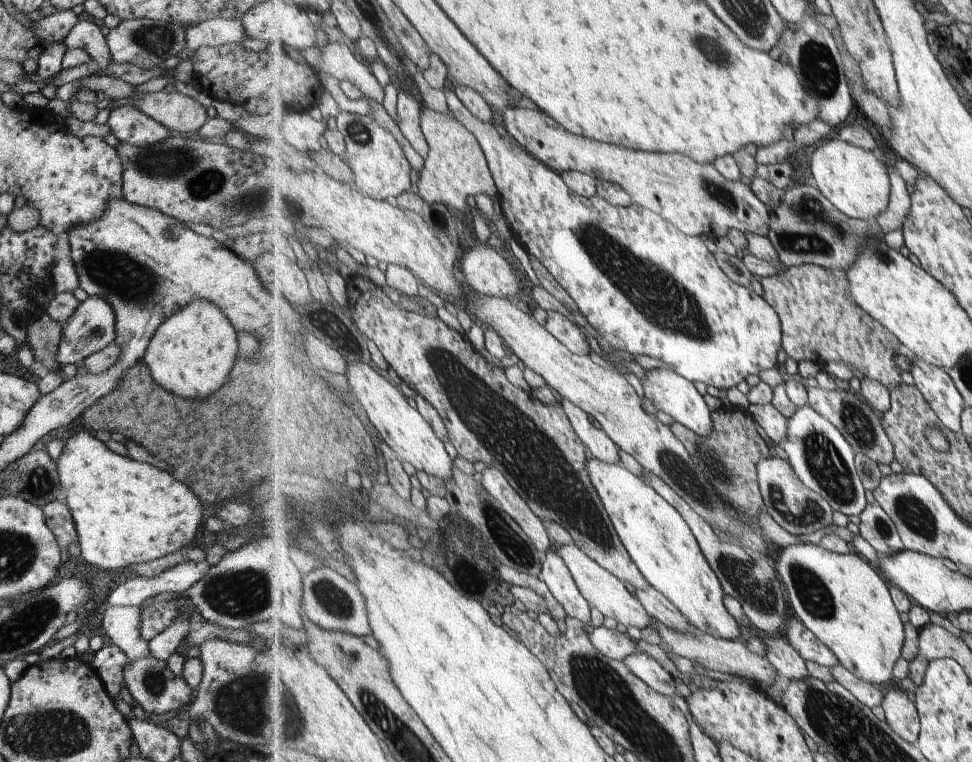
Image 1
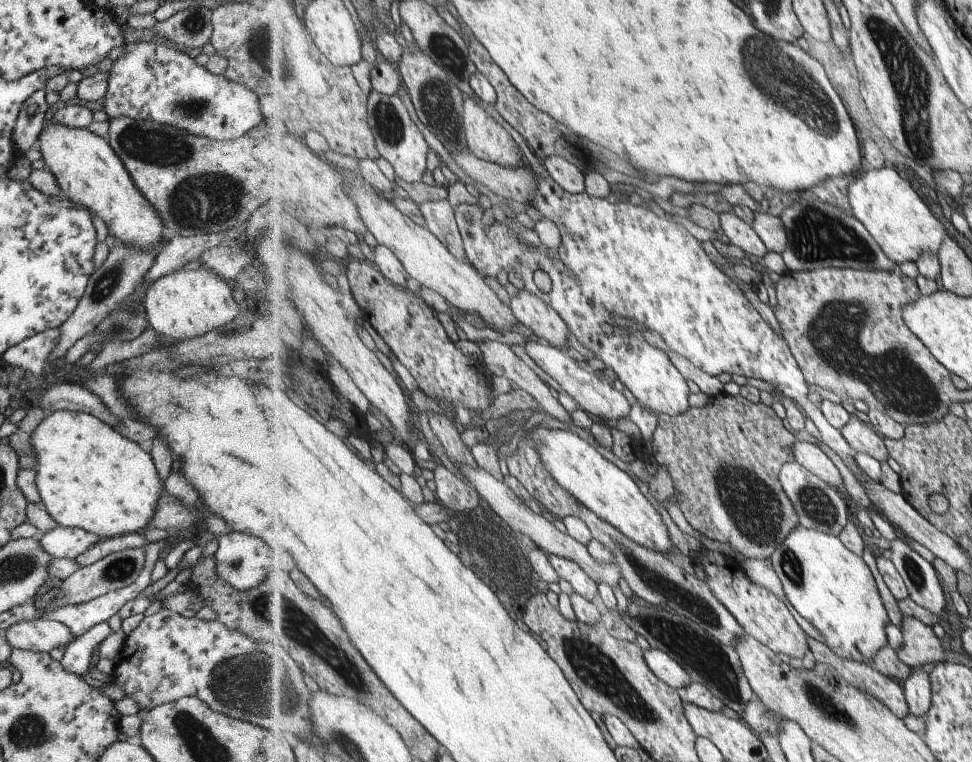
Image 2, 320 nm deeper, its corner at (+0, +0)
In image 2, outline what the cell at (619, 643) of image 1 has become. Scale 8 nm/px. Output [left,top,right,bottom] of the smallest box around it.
[644,650,694,689]

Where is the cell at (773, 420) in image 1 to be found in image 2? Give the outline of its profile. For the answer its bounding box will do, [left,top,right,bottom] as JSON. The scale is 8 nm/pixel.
[794,440,847,496]

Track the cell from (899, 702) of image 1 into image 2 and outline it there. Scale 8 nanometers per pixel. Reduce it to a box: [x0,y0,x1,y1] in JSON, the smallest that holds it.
[902,669,934,716]

